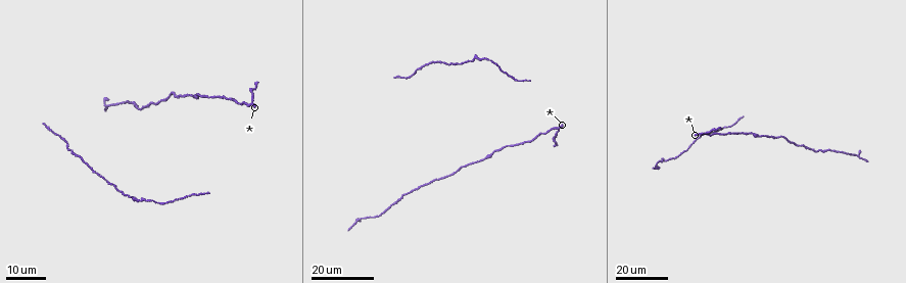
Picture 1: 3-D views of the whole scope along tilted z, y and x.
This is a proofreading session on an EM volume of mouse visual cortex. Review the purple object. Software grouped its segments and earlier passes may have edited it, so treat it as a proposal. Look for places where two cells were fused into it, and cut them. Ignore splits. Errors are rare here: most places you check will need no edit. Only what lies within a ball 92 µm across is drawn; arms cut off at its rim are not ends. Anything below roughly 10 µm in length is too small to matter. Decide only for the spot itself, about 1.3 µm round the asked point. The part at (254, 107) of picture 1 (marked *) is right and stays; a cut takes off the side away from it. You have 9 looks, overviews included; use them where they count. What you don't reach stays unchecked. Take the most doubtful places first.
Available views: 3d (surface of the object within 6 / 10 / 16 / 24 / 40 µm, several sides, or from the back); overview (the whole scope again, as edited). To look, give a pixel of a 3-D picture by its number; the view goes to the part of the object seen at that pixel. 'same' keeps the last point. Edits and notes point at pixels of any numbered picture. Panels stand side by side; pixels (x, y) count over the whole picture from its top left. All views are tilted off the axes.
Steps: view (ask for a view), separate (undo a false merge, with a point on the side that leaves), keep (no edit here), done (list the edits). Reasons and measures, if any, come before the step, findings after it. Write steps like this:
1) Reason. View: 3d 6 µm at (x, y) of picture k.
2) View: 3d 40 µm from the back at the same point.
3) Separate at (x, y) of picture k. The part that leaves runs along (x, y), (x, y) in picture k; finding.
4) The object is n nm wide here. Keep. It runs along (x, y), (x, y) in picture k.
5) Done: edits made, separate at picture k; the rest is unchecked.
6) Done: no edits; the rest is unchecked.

Sudden change in width. View: 3d 24 µm at (411, 191) of picture 1.

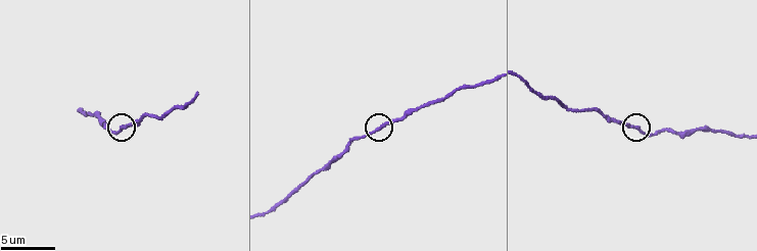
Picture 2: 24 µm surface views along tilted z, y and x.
Zoom in. View: 3d 6 µm at (122, 129) of picture 2.

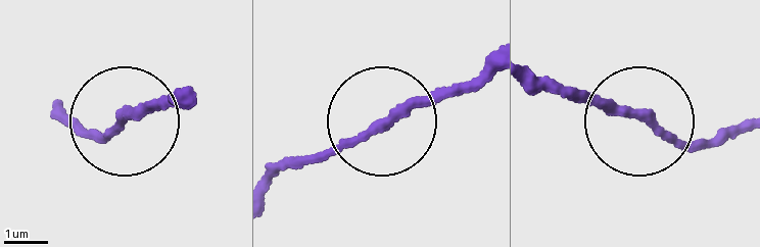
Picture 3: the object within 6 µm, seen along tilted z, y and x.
Keep. It runs along (176, 92), (76, 133) in picture 3; one cell here.

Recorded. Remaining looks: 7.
Thick turns thin. View: 3d 16 µm at (421, 64) of picture 1.

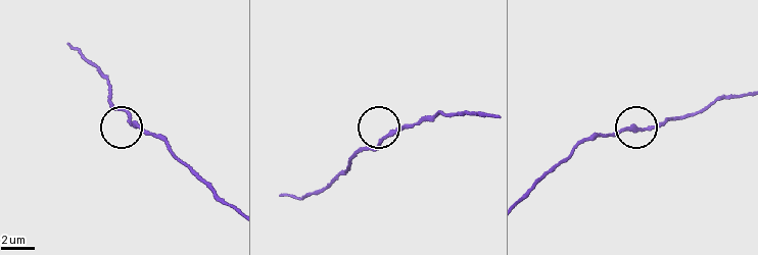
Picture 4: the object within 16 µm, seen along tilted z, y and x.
View: 3d 6 µm at (384, 139) of picture 4.

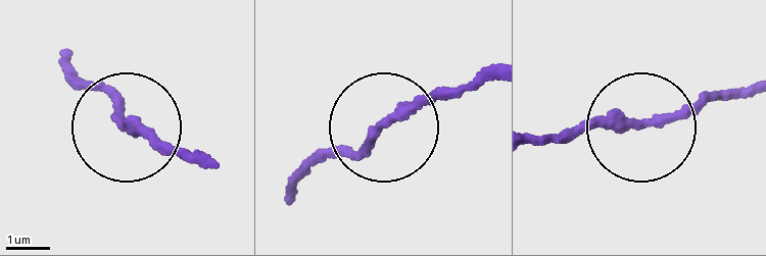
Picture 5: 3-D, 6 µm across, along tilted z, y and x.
From behind. View: 3d 6 µm from the back at (637, 123) of picture 5.

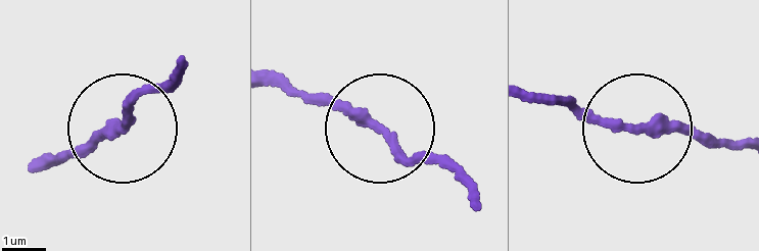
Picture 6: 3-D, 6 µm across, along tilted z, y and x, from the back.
The object is 210 nm wide here. Keep. It runs along (270, 70), (367, 116), (404, 157), (436, 161), (462, 181) in picture 6; all the same cell.

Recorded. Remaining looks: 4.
Calibre changes. View: 3d 24 µm at (751, 132) of picture 1.

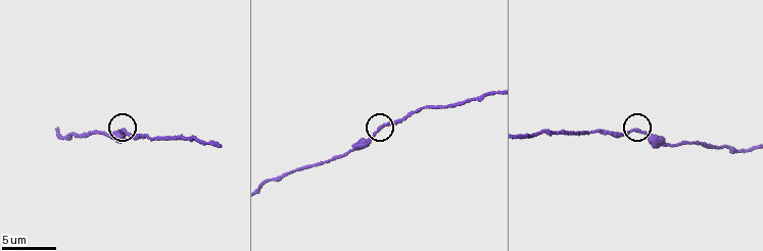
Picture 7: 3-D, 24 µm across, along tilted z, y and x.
Closer look. View: 3d 10 µm at (645, 134) of picture 7.

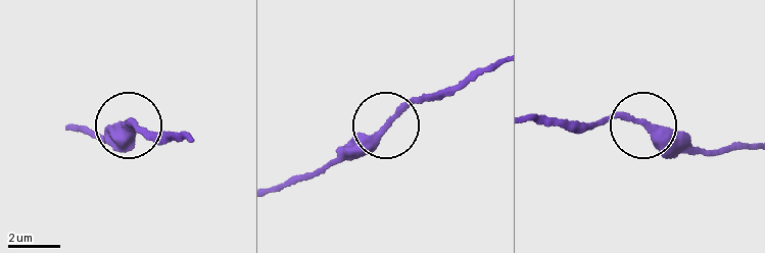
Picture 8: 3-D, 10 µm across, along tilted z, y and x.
Keep. It runs along (533, 114), (575, 124), (625, 118), (694, 151) in picture 8; all the same cell.

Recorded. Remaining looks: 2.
Thick turns thin. View: 3d 24 µm at (548, 131) of picture 1.

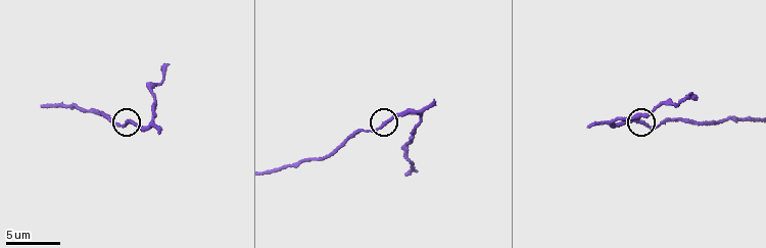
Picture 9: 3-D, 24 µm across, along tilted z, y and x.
Zoom in. View: 3d 6 µm at (645, 123) of picture 9.

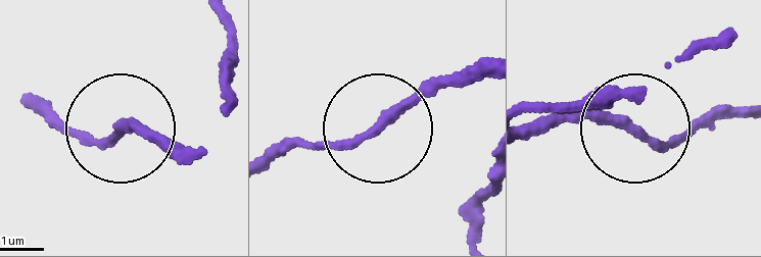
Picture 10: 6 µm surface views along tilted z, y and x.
Keep. It runs along (179, 147), (121, 121), (97, 141), (69, 138), (39, 111) in picture 10; continuous, no second cell.

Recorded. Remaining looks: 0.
Done: no edits; the rest is unchecked.

